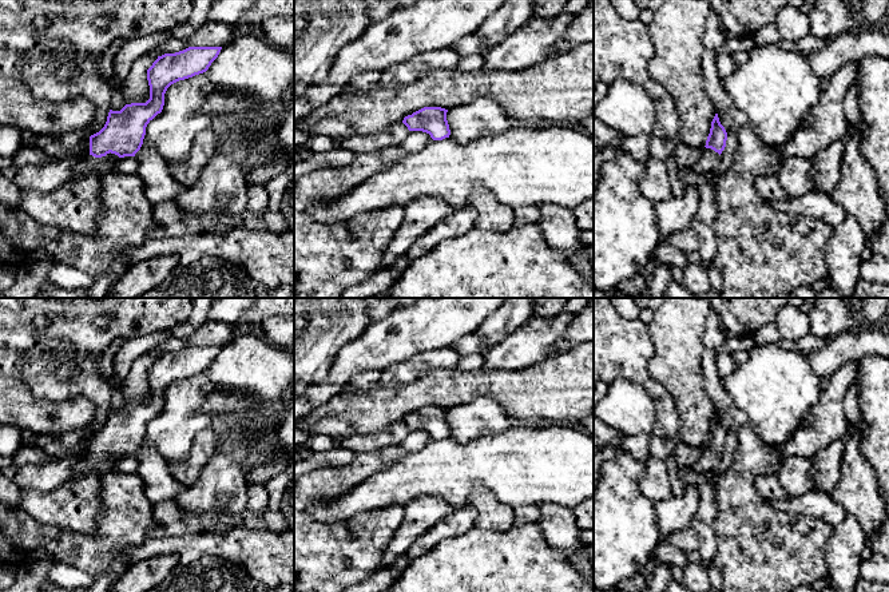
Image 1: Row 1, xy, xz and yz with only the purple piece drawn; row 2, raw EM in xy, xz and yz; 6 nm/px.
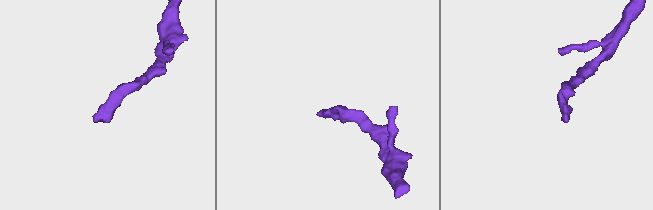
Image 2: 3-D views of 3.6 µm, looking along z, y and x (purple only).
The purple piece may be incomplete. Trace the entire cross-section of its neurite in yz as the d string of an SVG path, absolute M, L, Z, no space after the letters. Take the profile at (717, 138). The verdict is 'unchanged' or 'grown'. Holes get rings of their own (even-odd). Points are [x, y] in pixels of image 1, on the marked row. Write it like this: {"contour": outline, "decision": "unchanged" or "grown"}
{"contour": "M715 114L710 134L706 140L706 148L702 159L691 167L698 174L718 174L721 166L721 154L726 147L727 132L721 124L718 114Z", "decision": "grown"}

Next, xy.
{"contour": "M188 47L175 53L158 56L147 69L150 99L146 103L126 104L120 111L110 110L104 127L90 136L90 155L75 164L71 179L76 180L88 175L100 176L99 168L108 164L107 155L110 152L119 158L135 156L143 144L147 124L163 110L167 88L179 80L206 72L218 57L221 49L222 47Z", "decision": "grown"}

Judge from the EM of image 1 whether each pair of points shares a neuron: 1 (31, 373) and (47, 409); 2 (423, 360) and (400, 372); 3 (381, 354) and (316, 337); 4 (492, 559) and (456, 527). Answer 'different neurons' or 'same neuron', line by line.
1: different neurons
2: same neuron
3: different neurons
4: different neurons

